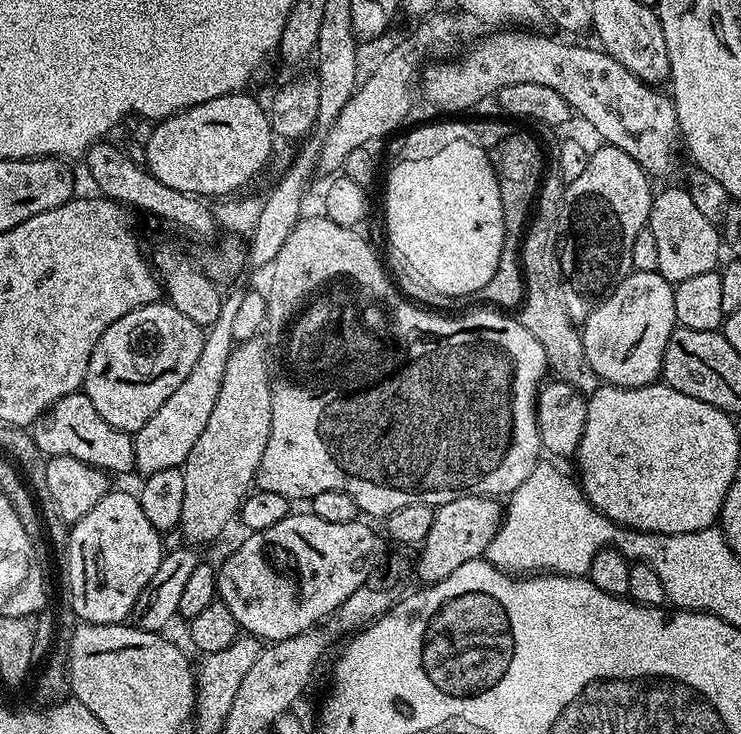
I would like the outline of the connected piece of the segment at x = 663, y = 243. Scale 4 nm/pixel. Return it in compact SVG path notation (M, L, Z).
M687 187L657 191L652 198L652 209L646 226L654 234L658 245L656 271L662 278L666 278L669 284L675 286L686 278L695 278L696 275L706 274L717 267L720 244L722 248L721 233L717 225L712 224L710 218L704 217L698 206L694 206L694 198L690 198Z

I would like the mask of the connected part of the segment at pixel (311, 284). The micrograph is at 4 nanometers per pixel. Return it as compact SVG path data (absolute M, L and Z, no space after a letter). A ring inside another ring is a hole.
M308 214L299 219L270 265L272 289L266 292L269 321L291 321L292 308L299 309L306 297L335 276L380 280L380 275L386 271L385 265L380 264L375 250L358 233L356 228L338 226L338 222L323 214Z

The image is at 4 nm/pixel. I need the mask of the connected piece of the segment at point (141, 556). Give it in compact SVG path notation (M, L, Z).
M110 490L103 498L98 502L98 506L94 506L94 510L90 510L90 514L86 514L81 520L75 521L71 525L68 533L68 550L66 553L66 559L68 559L68 576L72 581L68 584L68 596L74 614L77 621L85 624L123 624L129 619L134 610L134 602L138 602L138 594L142 594L142 590L146 590L146 582L150 582L150 578L154 578L154 574L158 570L161 560L166 555L166 548L160 545L161 533L156 530L155 526L150 524L150 521L143 514L142 506L139 499L135 495L132 496L128 492L116 492L116 490Z

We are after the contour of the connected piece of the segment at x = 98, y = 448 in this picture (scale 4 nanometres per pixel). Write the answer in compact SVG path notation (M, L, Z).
M83 390L66 394L48 411L43 412L30 426L30 435L45 457L78 458L109 474L133 471L135 462L133 437L127 432L119 432L117 428L110 426L110 422L106 422L106 418L102 418L102 414L94 410L94 402L90 402L90 398Z

